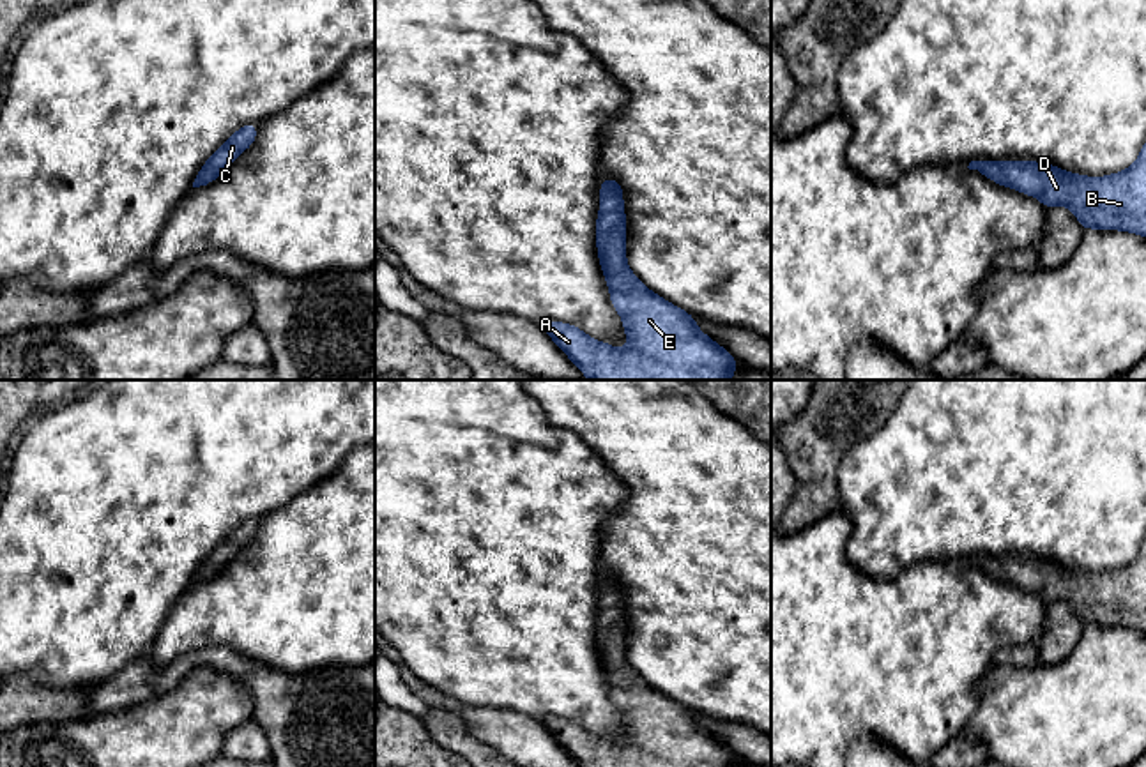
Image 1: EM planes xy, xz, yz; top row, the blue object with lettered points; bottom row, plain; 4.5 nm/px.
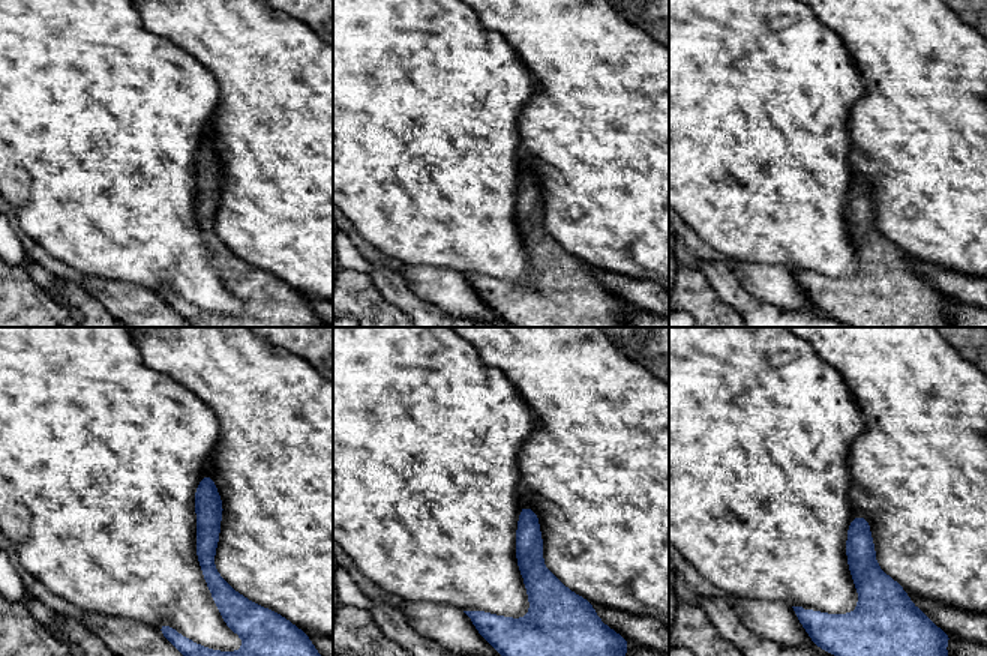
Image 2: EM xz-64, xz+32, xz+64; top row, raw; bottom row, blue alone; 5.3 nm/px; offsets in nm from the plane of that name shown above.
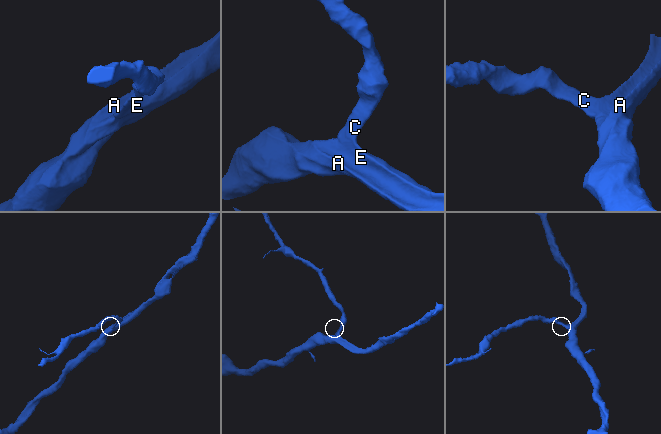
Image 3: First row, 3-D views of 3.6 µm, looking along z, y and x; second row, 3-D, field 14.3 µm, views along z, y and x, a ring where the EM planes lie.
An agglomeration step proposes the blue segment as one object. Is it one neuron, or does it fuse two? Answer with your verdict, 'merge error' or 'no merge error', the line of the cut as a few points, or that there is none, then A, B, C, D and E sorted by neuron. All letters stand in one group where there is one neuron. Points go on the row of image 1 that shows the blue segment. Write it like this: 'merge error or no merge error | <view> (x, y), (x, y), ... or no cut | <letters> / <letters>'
no merge error | no cut | A B C D E

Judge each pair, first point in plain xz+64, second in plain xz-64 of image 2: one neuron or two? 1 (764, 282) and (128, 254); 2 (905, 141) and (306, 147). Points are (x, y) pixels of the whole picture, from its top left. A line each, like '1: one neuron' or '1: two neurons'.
1: two neurons
2: one neuron

